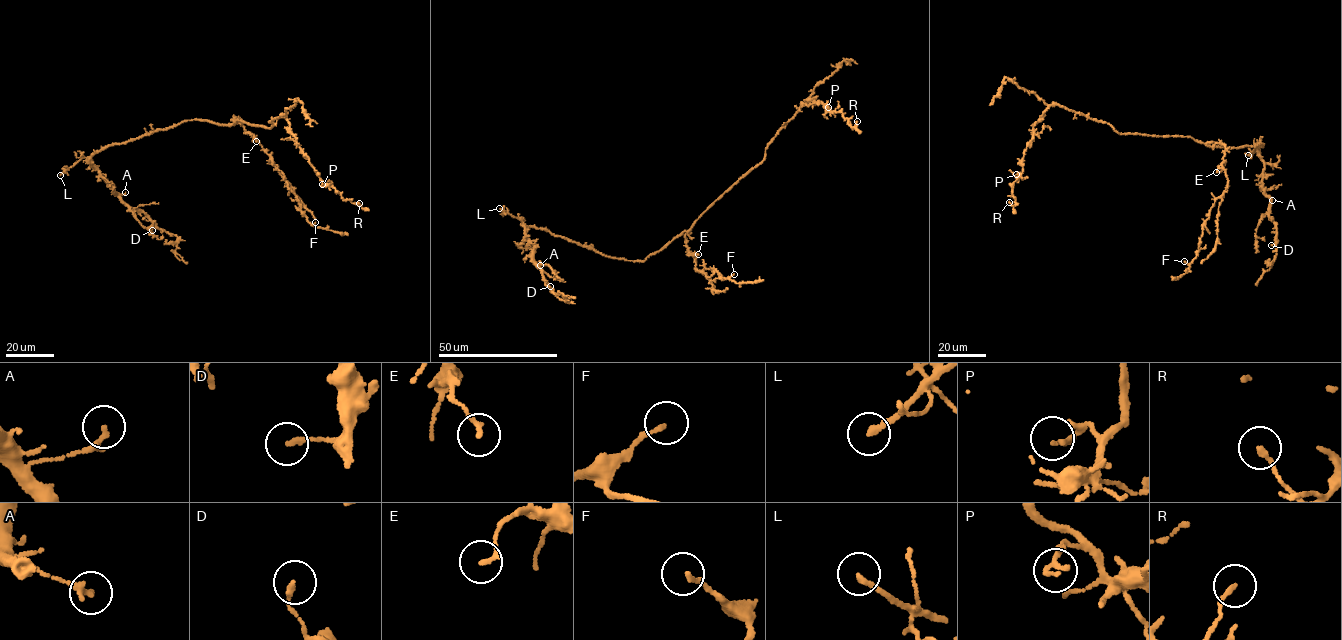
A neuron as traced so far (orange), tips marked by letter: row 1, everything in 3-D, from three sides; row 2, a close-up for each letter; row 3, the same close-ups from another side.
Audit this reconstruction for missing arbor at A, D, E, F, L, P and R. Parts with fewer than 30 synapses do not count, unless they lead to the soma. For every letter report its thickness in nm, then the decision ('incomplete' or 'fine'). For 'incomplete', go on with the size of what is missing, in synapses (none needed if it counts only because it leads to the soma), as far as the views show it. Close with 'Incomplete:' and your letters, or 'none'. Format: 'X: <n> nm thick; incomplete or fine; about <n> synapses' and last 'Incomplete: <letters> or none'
A: 220 nm thick; fine
D: 170 nm thick; fine
E: 160 nm thick; fine
F: 140 nm thick; fine
L: 220 nm thick; incomplete
P: 150 nm thick; fine
R: 180 nm thick; fine
Incomplete: L

